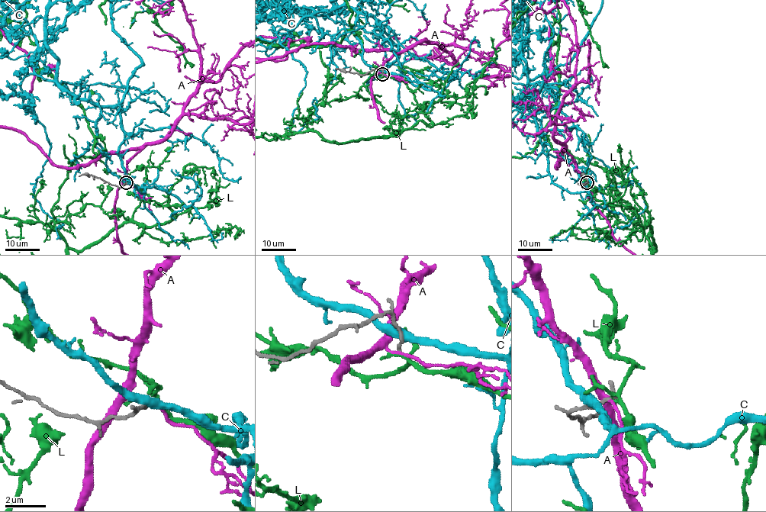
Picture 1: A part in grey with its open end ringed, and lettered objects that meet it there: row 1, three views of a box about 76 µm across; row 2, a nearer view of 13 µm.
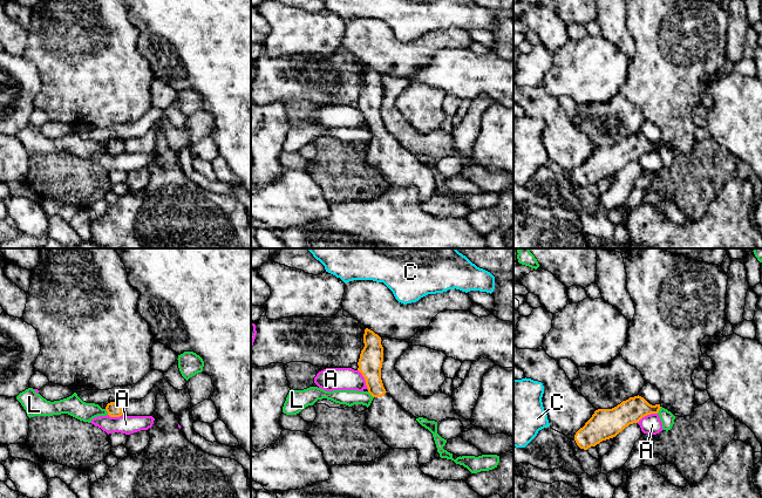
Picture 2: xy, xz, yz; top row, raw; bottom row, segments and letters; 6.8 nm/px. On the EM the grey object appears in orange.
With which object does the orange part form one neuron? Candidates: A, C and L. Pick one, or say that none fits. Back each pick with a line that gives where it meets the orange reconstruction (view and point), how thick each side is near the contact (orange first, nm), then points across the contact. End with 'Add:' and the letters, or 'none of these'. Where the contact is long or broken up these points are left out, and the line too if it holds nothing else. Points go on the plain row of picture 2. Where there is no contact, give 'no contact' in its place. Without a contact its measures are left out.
Add: none of these

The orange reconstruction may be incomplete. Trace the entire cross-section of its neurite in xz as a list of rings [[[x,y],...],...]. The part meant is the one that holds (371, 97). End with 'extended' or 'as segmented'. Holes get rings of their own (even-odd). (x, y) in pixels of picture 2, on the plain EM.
[[[366,66],[365,84],[358,100],[368,130],[374,135],[366,148],[366,161],[393,186],[415,186],[420,204],[435,196],[437,189],[433,171],[407,150],[385,127],[381,117],[383,84],[381,75]]] | extended

